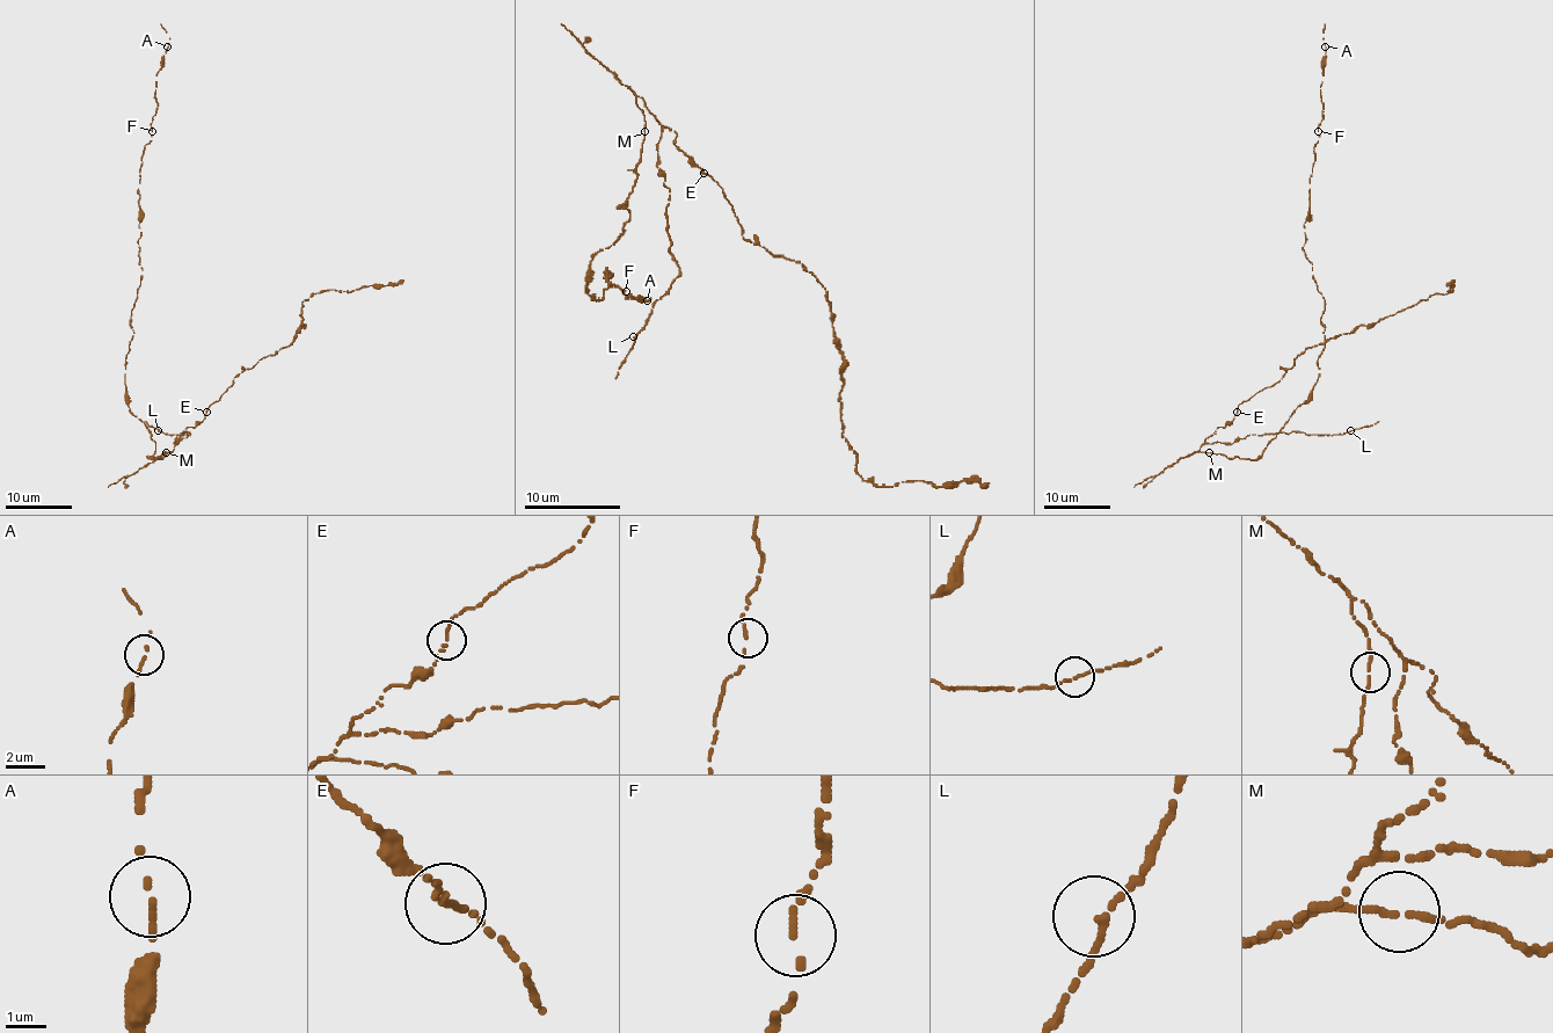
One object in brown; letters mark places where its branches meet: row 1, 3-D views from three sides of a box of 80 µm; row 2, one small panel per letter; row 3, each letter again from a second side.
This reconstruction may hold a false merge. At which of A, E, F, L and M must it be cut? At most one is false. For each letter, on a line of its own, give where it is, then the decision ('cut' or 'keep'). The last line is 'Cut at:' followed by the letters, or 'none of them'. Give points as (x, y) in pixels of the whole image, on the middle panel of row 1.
A: at (647, 300); keep
E: at (704, 173); keep
F: at (626, 291); keep
L: at (633, 336); keep
M: at (644, 131); keep
Cut at: none of them

